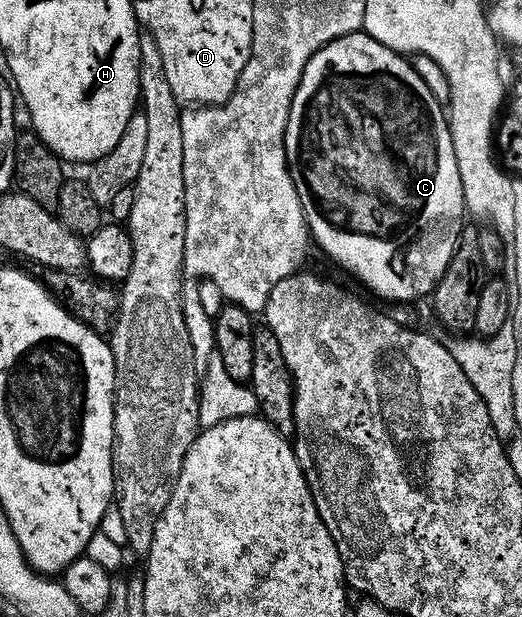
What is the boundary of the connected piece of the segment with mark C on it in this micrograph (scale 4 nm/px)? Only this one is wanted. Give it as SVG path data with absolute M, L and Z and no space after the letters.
M364 30L341 36L319 49L307 62L299 78L299 86L293 95L285 131L285 153L289 173L295 182L295 190L299 194L305 223L309 226L309 234L314 245L317 243L339 267L346 268L355 279L362 280L375 295L382 296L385 300L413 302L409 300L417 300L420 296L428 297L432 293L433 287L439 282L439 278L443 278L451 262L451 254L455 254L455 246L461 237L467 213L446 109L435 98L435 94L427 90L423 78L415 74L412 63L402 53L383 46Z

